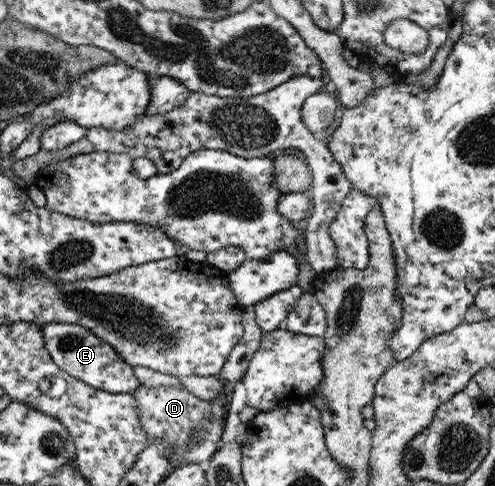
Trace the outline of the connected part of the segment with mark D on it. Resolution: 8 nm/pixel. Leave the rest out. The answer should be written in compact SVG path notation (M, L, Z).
M140 384L134 391L134 396L137 400L139 421L147 434L148 445L154 439L164 441L169 448L169 459L173 466L208 464L212 453L220 448L230 394L223 392L217 400L208 402L192 394L183 385L148 388Z

